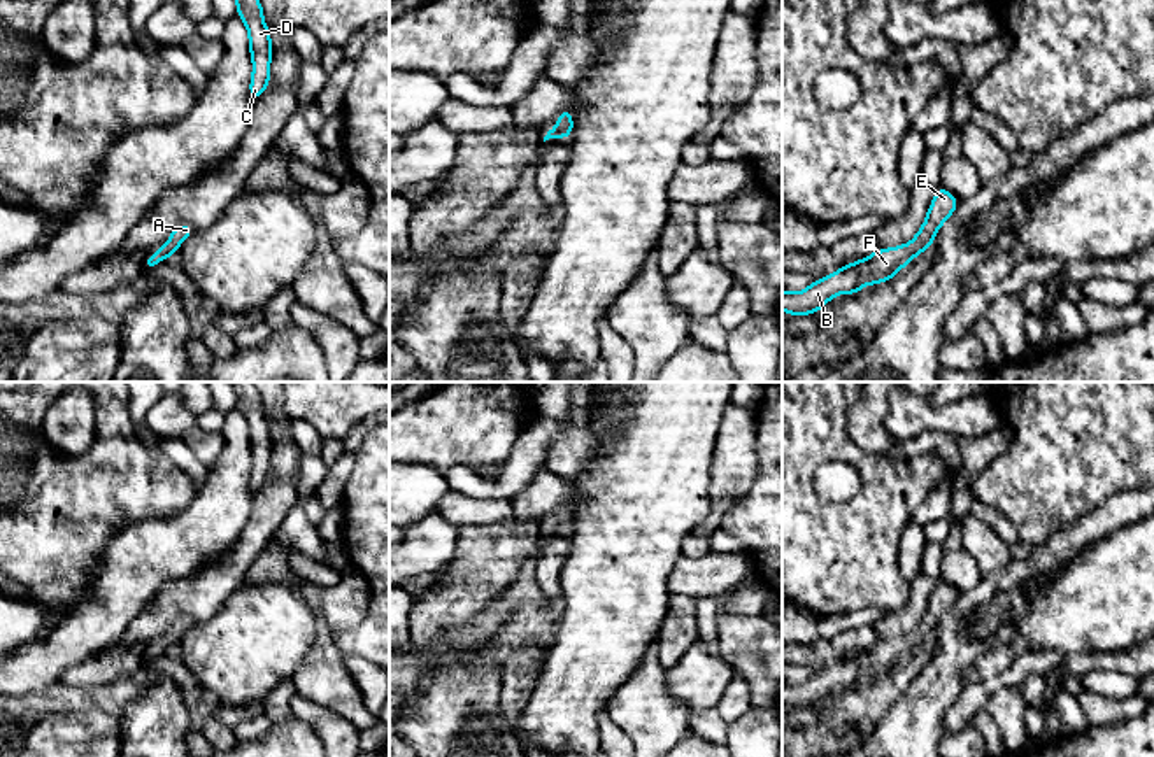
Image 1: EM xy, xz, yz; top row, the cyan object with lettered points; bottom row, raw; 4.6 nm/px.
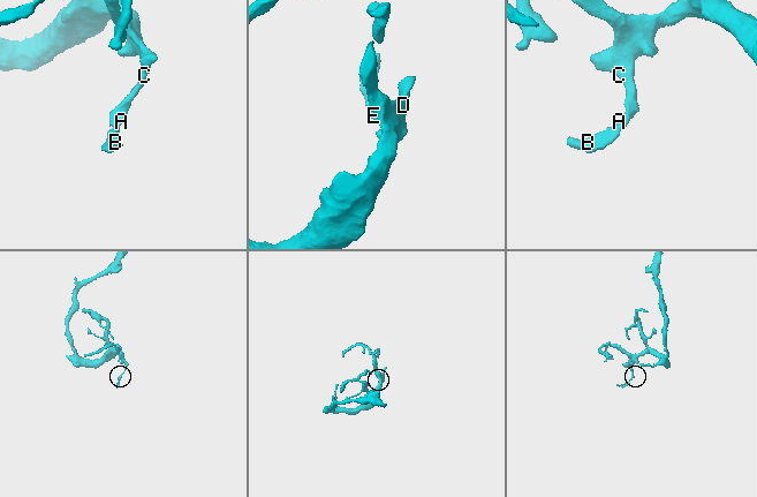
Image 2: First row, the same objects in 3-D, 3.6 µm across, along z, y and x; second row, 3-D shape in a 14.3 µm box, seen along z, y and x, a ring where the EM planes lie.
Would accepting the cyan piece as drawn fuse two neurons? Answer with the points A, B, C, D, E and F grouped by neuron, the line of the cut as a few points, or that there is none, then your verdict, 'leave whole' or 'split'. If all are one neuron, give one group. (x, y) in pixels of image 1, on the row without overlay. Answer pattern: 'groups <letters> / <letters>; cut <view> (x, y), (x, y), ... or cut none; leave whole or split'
groups A B C D E F; cut none; leave whole

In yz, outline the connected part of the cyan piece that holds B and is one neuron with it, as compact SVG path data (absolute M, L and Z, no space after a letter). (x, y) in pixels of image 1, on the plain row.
M938 577L926 613L910 636L877 641L872 648L842 659L824 671L814 673L801 685L787 685L782 682L782 703L789 708L809 708L821 703L840 685L859 689L863 676L872 680L877 675L889 675L919 645L930 643L938 620L951 610L958 598L958 591Z

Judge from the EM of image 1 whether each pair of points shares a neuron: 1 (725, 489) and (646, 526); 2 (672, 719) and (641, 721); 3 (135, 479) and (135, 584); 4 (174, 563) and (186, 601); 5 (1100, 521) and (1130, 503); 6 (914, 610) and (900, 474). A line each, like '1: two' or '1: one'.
1: two
2: one
3: two
4: two
5: one
6: two

